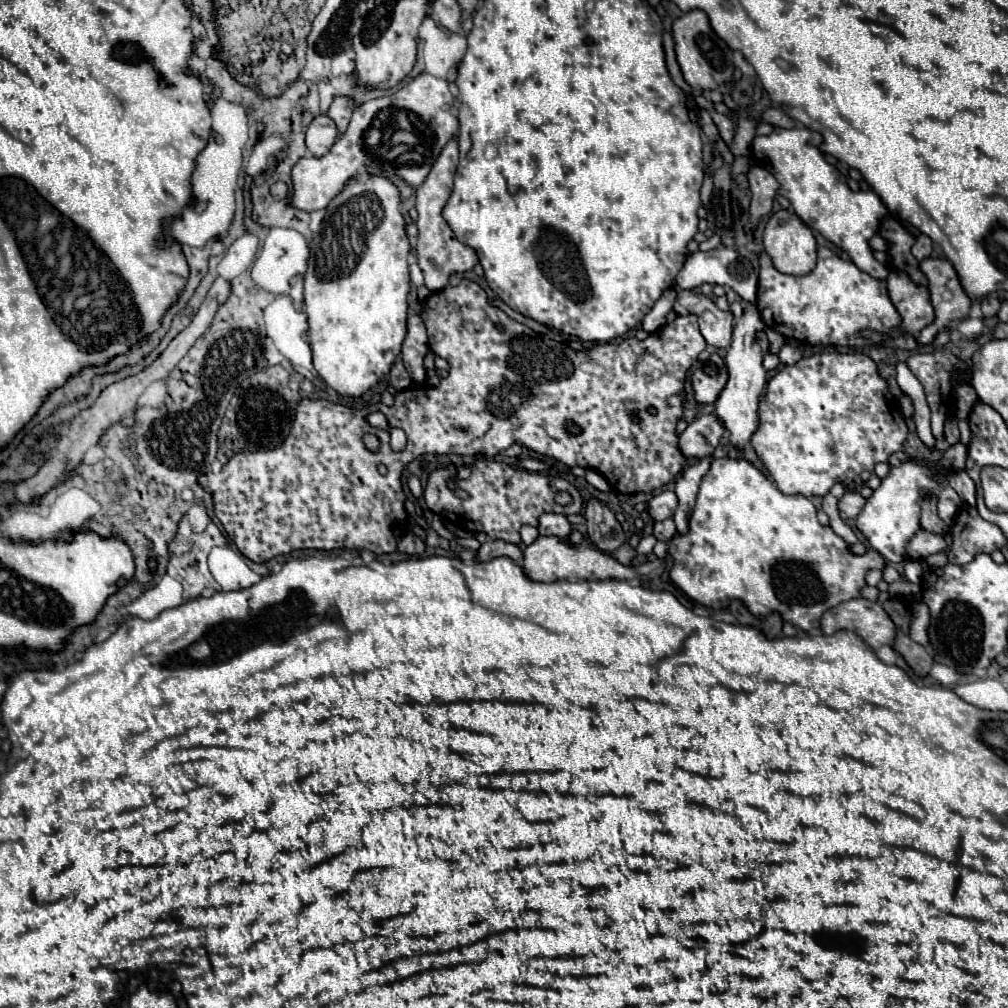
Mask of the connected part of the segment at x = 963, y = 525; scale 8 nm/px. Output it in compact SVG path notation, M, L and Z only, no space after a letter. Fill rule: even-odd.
M965 507L959 511L951 525L951 539L947 559L957 565L971 563L981 553L991 555L1007 543L1003 531L995 523L981 519L977 507Z

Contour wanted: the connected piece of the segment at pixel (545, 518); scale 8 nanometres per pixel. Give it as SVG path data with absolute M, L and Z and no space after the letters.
M545 513L545 515L541 515L541 519L539 519L537 531L539 531L539 535L567 539L567 535L571 533L571 525L569 525L569 521L565 519L565 515Z

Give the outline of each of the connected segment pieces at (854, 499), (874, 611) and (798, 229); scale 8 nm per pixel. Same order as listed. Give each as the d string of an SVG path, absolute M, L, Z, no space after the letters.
M847 491L841 499L839 499L839 511L843 519L855 519L861 511L861 507L865 505L865 499L859 493L851 493Z
M863 597L839 603L837 607L825 611L820 625L825 635L849 629L873 649L891 645L895 639L895 625L883 611L883 607Z
M781 209L777 213L771 215L771 219L765 225L765 233L763 233L763 245L765 251L771 255L773 265L781 271L781 273L789 273L789 275L805 275L815 267L815 259L817 259L817 241L813 237L813 231L791 211Z

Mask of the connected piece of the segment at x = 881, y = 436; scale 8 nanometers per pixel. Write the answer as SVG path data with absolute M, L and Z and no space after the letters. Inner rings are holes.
M821 351L821 353L813 353L813 355L809 355L809 357L799 359L795 365L787 365L787 367L779 369L777 375L769 379L767 391L765 391L765 395L761 397L761 405L759 405L759 427L757 427L757 431L755 431L753 439L751 439L751 447L755 449L755 453L759 455L759 459L763 461L763 465L767 467L767 471L771 473L771 477L775 479L779 491L781 491L781 493L787 493L787 495L799 493L799 495L805 495L805 497L811 497L811 495L821 495L821 497L823 497L835 483L851 485L851 483L859 477L861 471L865 471L865 469L873 471L875 463L887 461L887 457L889 457L891 453L899 451L901 445L903 445L903 441L905 441L905 437L907 437L907 427L901 427L901 425L893 419L893 415L891 415L889 407L887 407L887 399L885 399L885 395L883 395L887 389L889 389L889 385L887 385L887 381L881 377L877 363L875 363L869 355L865 355L865 353Z

